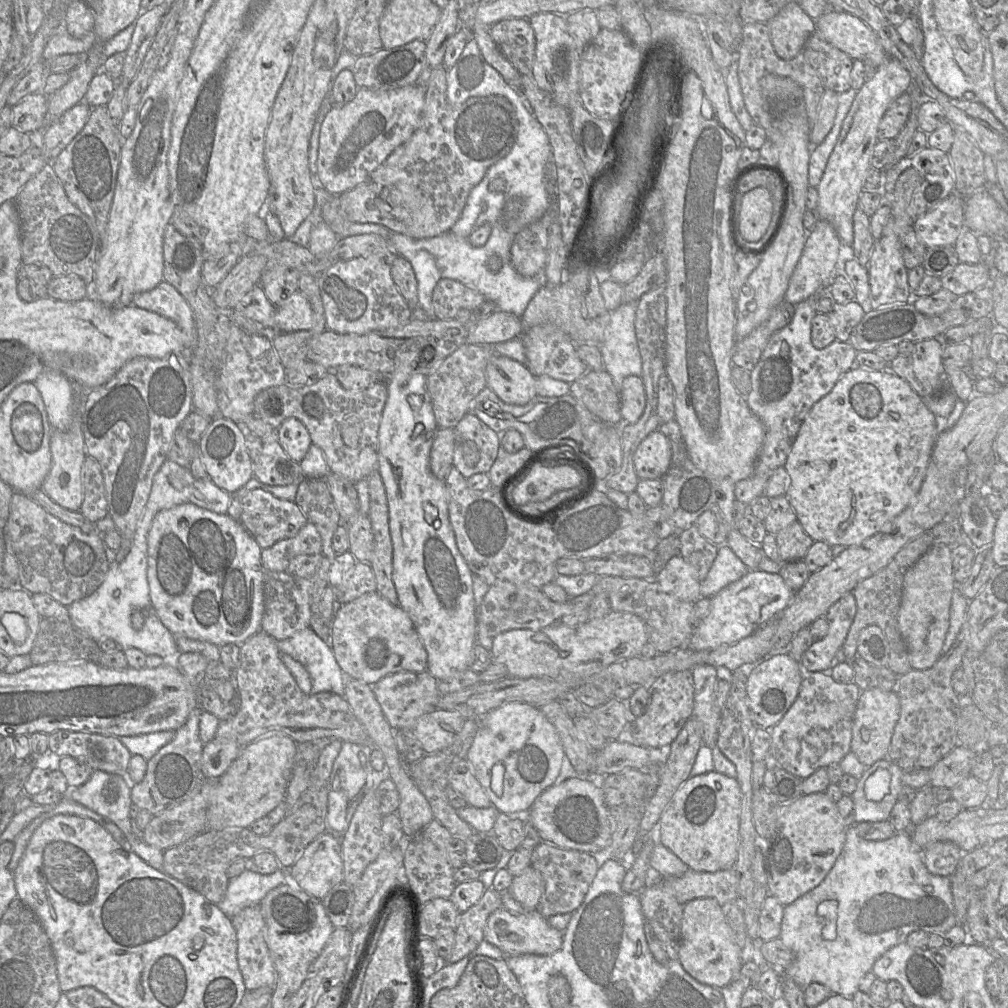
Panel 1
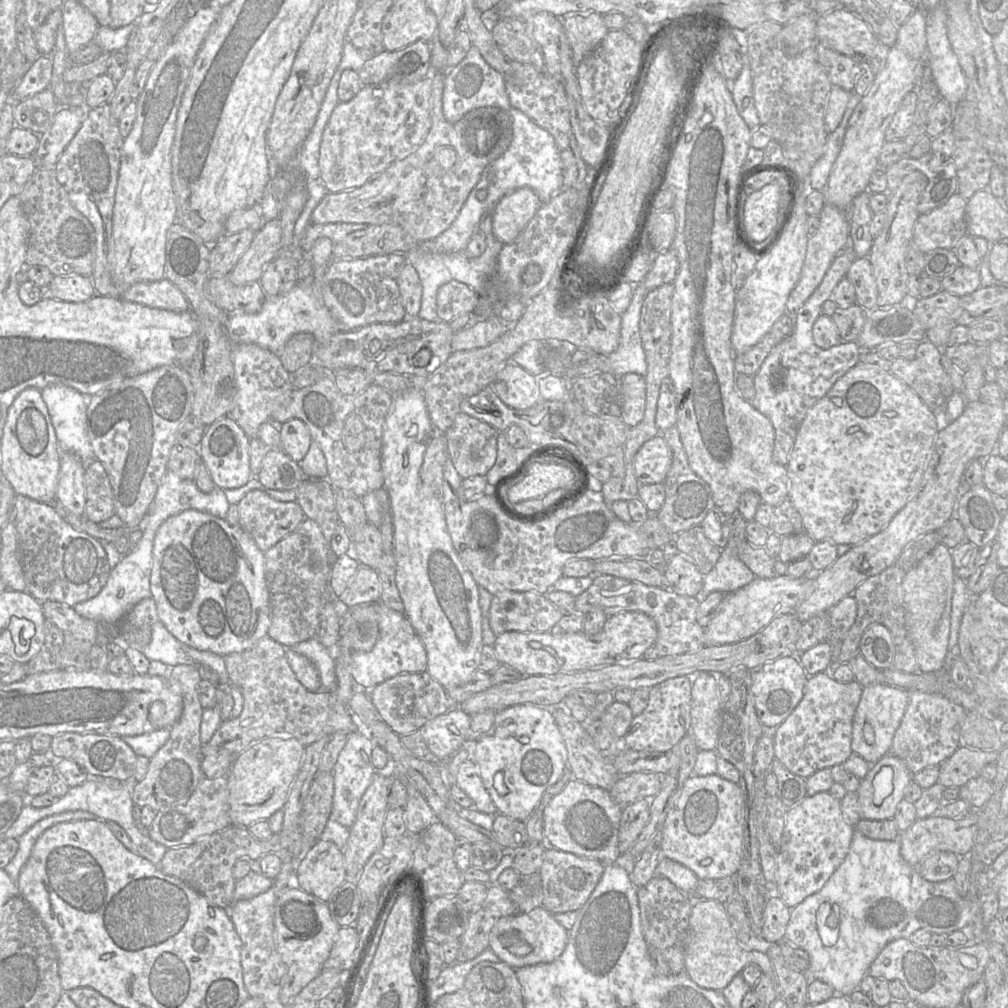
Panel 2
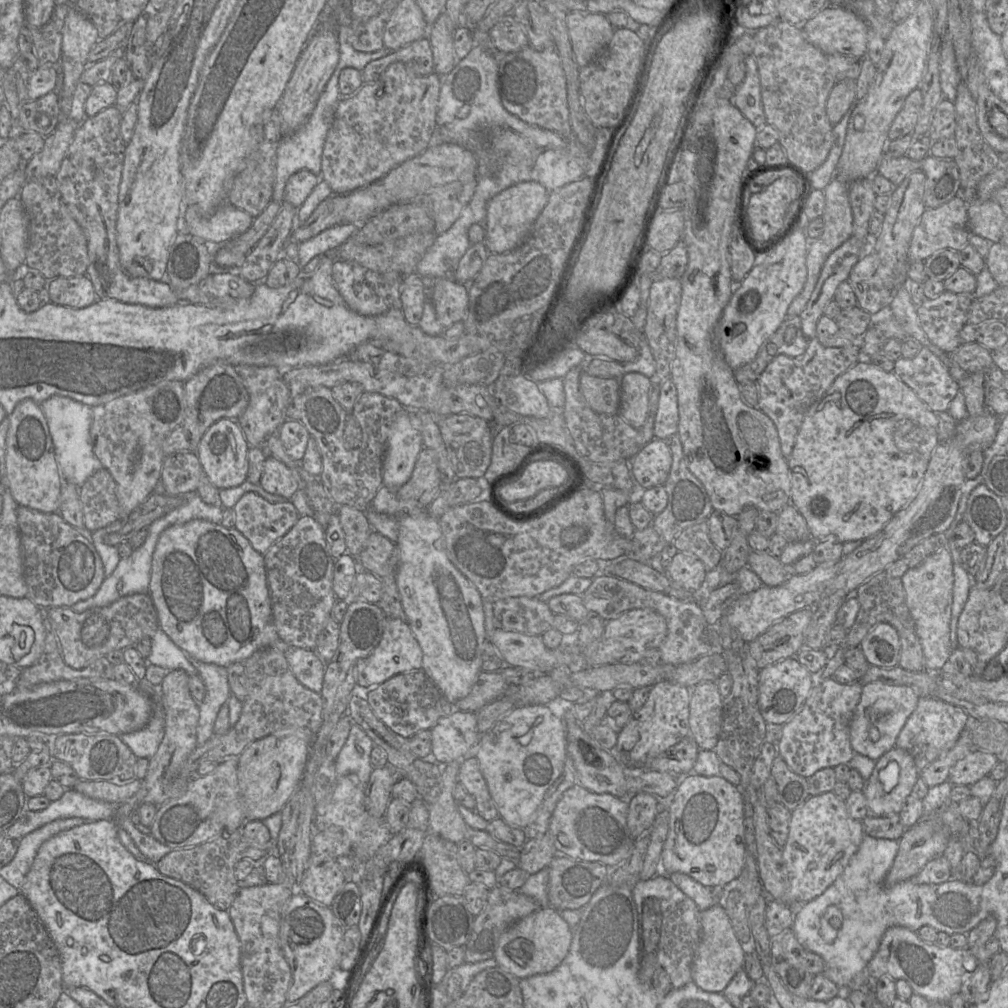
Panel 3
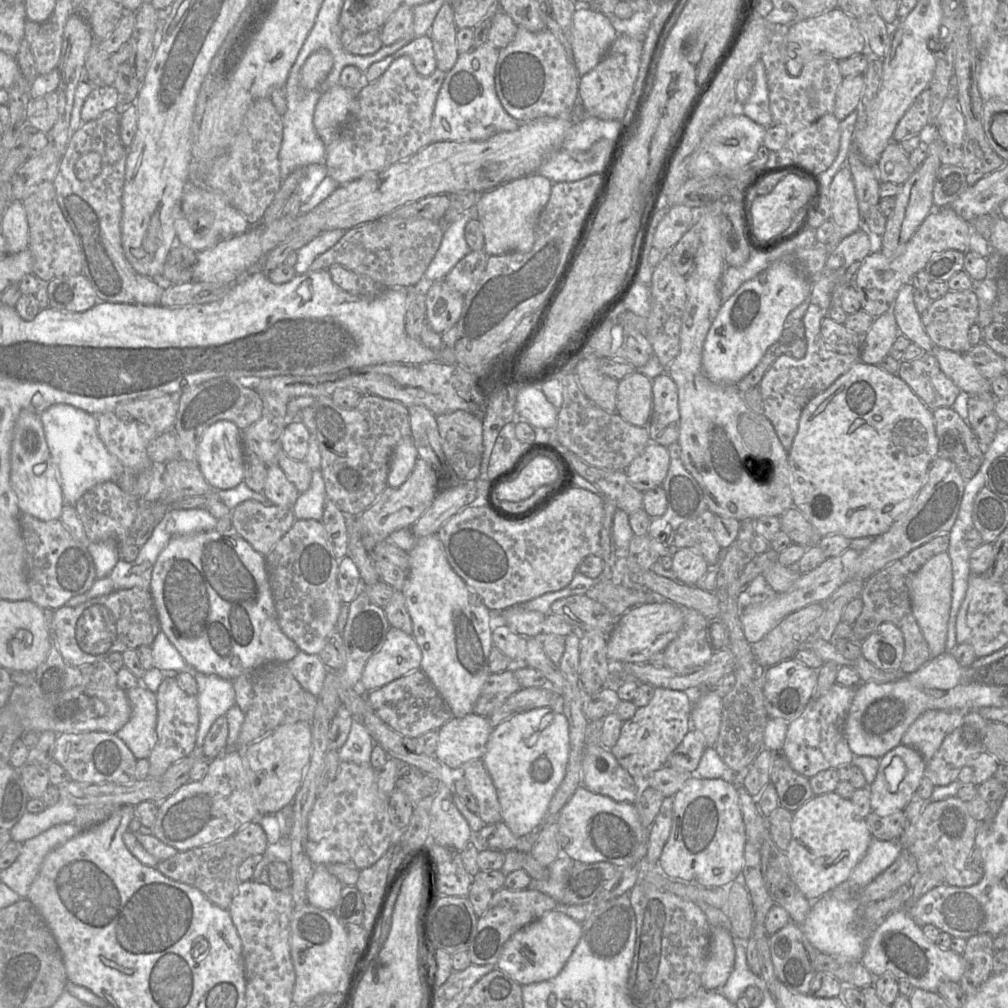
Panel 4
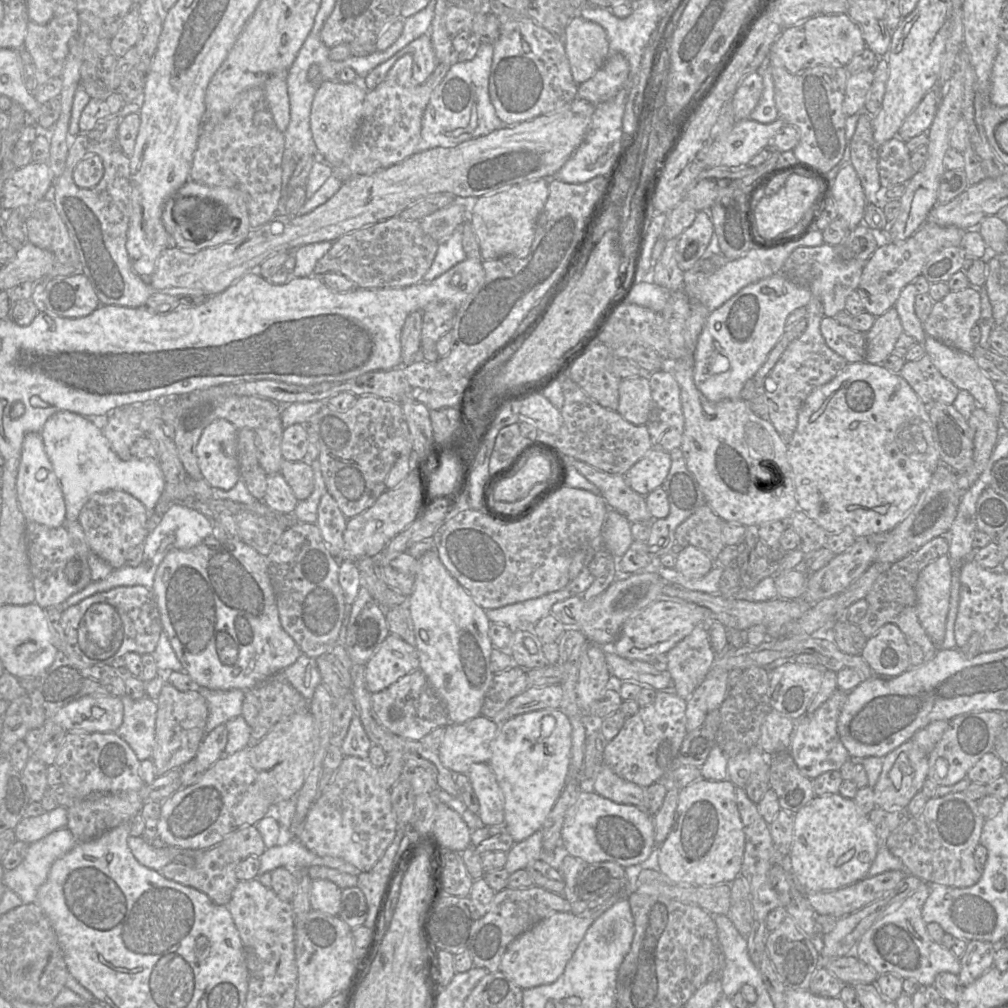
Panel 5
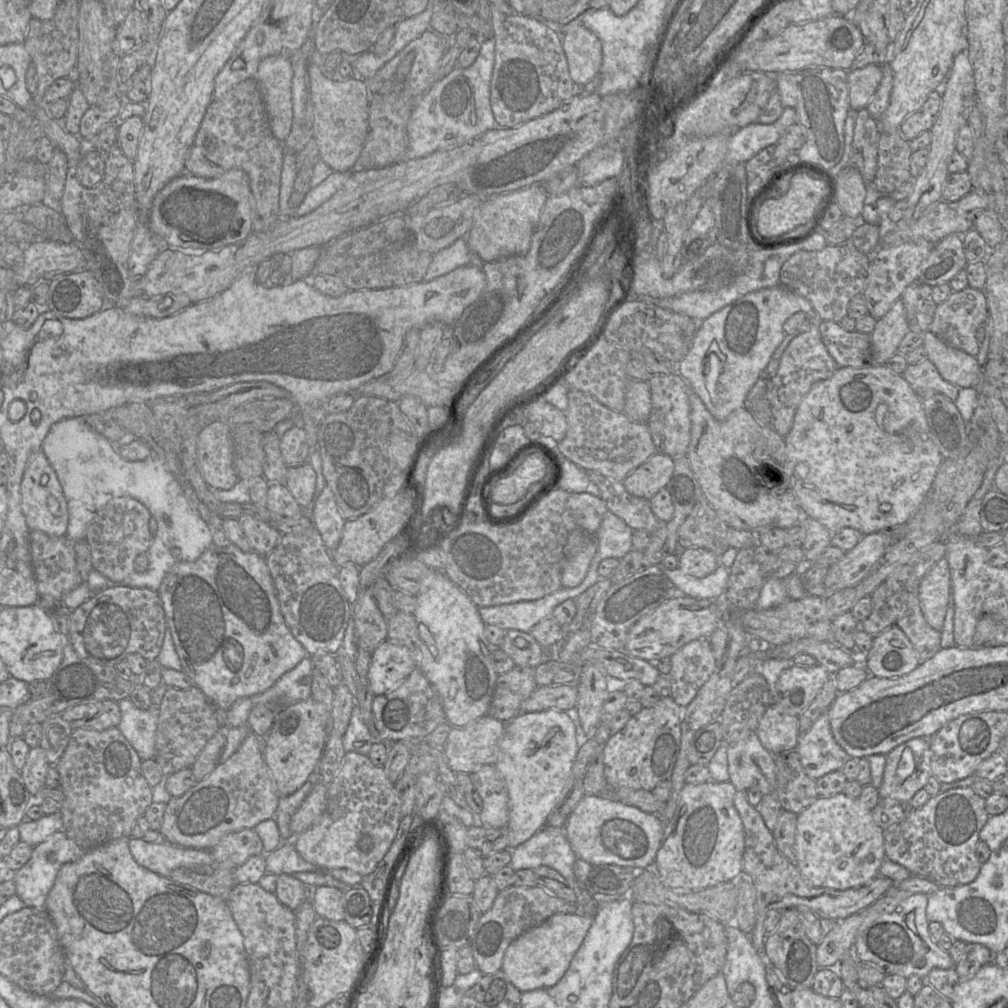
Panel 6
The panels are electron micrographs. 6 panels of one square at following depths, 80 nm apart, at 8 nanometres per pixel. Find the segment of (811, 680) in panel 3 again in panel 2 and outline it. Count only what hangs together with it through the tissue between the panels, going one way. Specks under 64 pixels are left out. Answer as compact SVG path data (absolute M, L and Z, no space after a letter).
M787 653L751 671L751 692L756 713L761 724L765 728L779 726L802 700L804 687L809 678L799 660L799 655Z

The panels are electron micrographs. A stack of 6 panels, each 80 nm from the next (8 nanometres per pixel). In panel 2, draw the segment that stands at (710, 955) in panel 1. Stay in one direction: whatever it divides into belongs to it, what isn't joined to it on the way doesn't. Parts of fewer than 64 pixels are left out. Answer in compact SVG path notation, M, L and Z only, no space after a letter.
M711 899L694 901L685 948L685 971L690 978L702 988L722 991L749 964L756 965L764 975L776 981L777 975L766 953L741 948L732 930L725 904Z

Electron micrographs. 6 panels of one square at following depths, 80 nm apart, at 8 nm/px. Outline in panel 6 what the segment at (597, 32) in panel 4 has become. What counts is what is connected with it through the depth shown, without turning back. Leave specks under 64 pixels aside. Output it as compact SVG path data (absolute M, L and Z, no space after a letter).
M583 24L569 28L562 36L569 73L579 91L598 75L602 63L602 45L599 38Z

